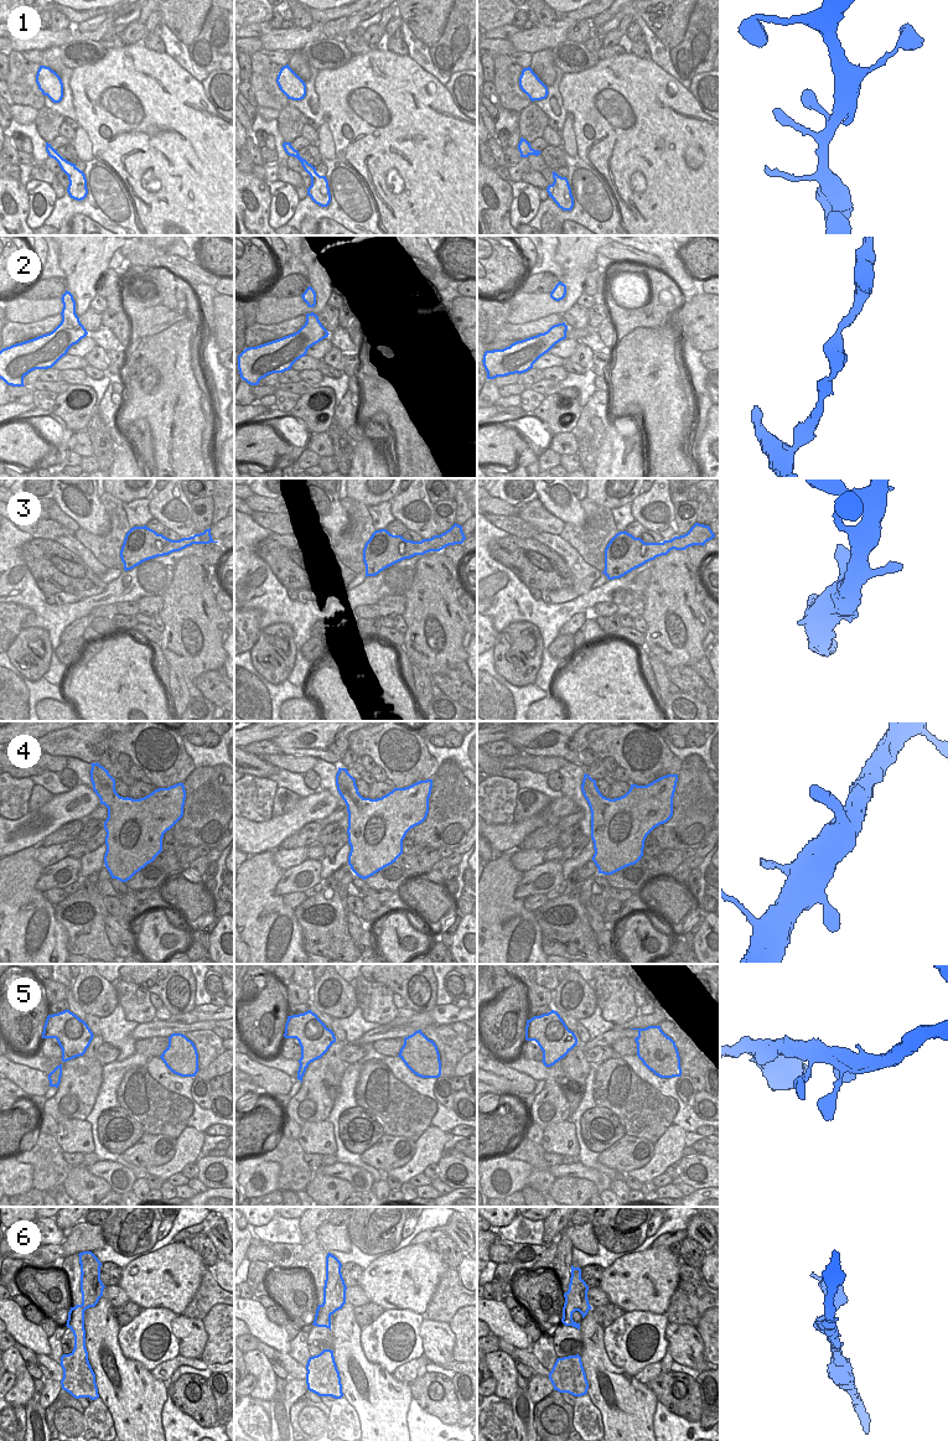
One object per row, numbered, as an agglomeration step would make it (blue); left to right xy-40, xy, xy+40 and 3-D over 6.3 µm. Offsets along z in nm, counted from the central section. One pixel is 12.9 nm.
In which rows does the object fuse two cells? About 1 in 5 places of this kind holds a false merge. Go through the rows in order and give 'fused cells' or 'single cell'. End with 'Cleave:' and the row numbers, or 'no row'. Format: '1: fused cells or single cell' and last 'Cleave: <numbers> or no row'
1: single cell
2: single cell
3: single cell
4: single cell
5: single cell
6: fused cells
Cleave: 6

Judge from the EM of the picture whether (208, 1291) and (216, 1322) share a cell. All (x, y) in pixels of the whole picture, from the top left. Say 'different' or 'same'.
different

